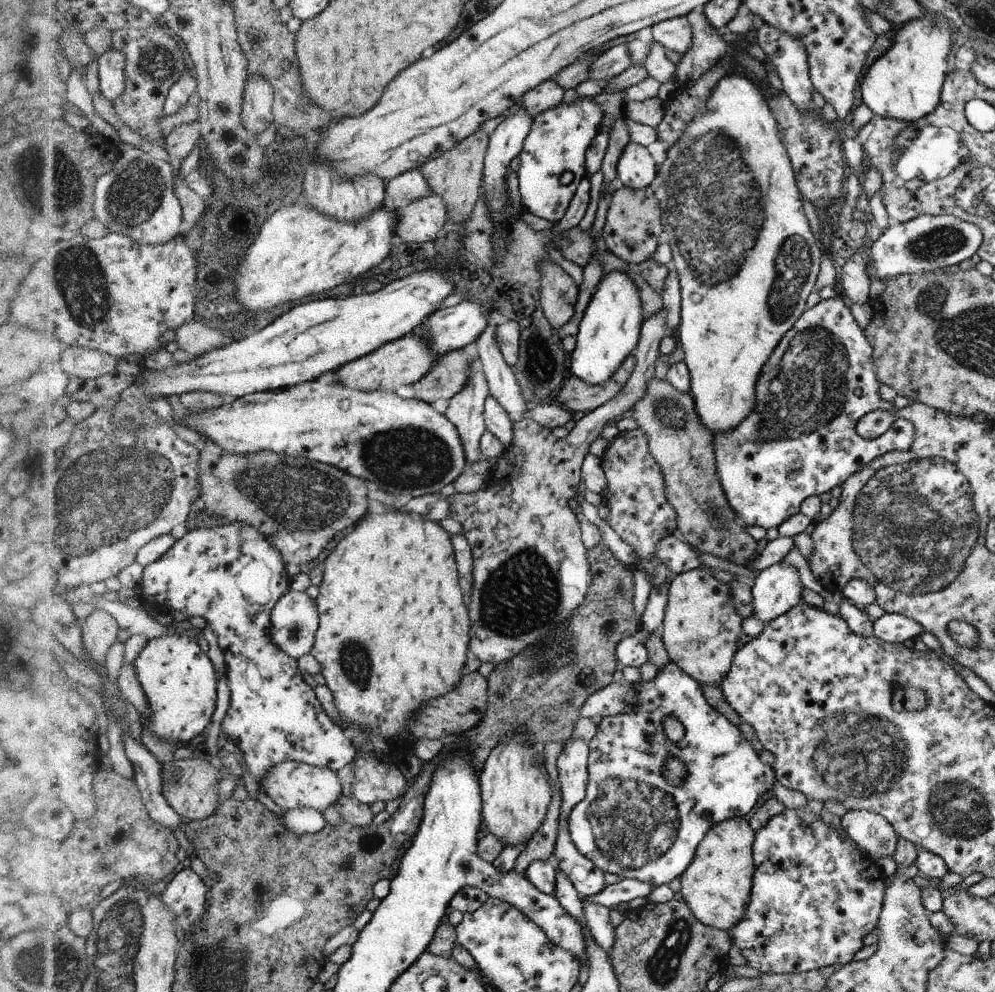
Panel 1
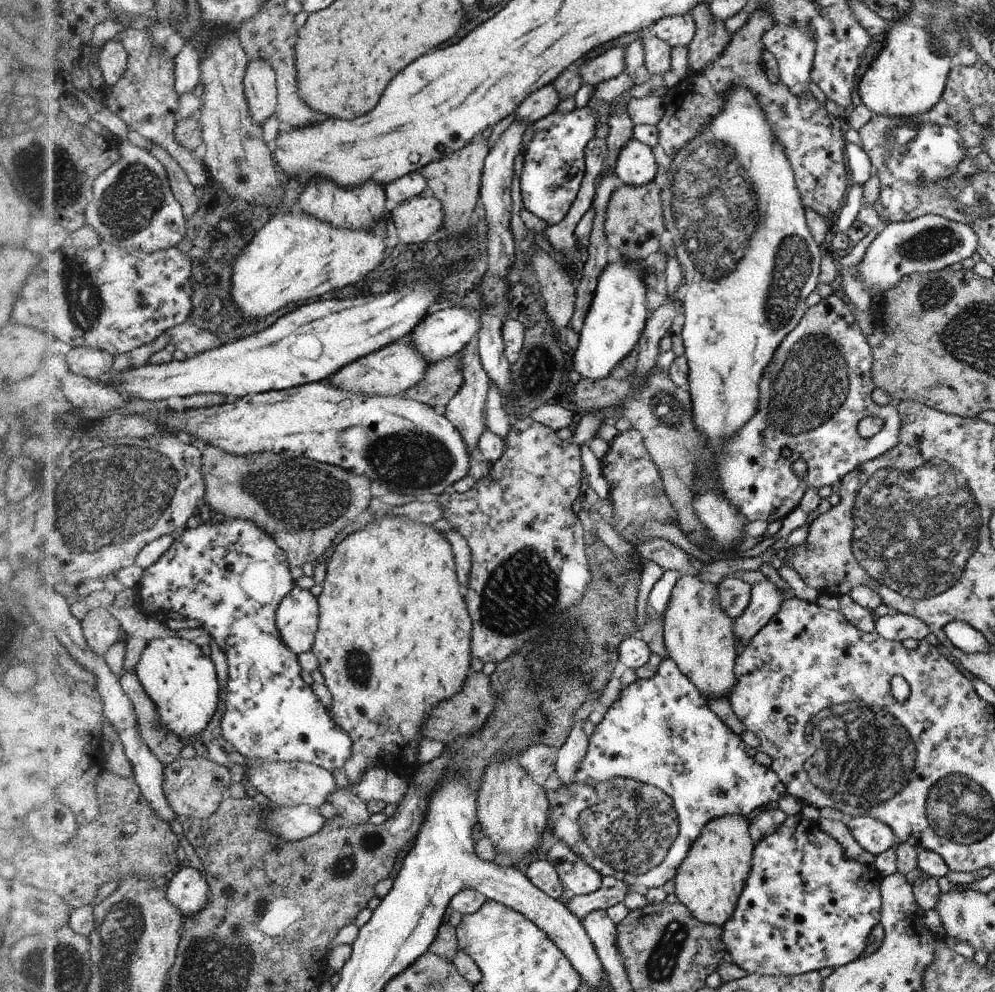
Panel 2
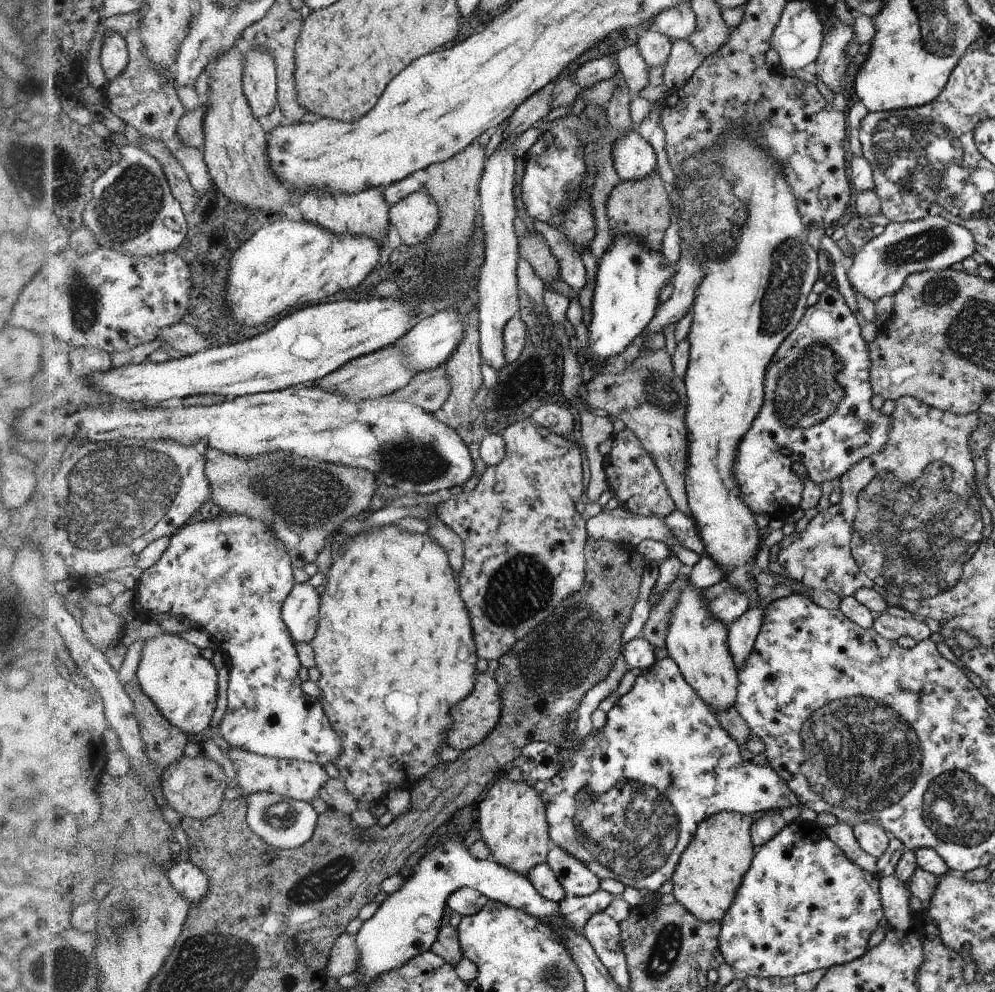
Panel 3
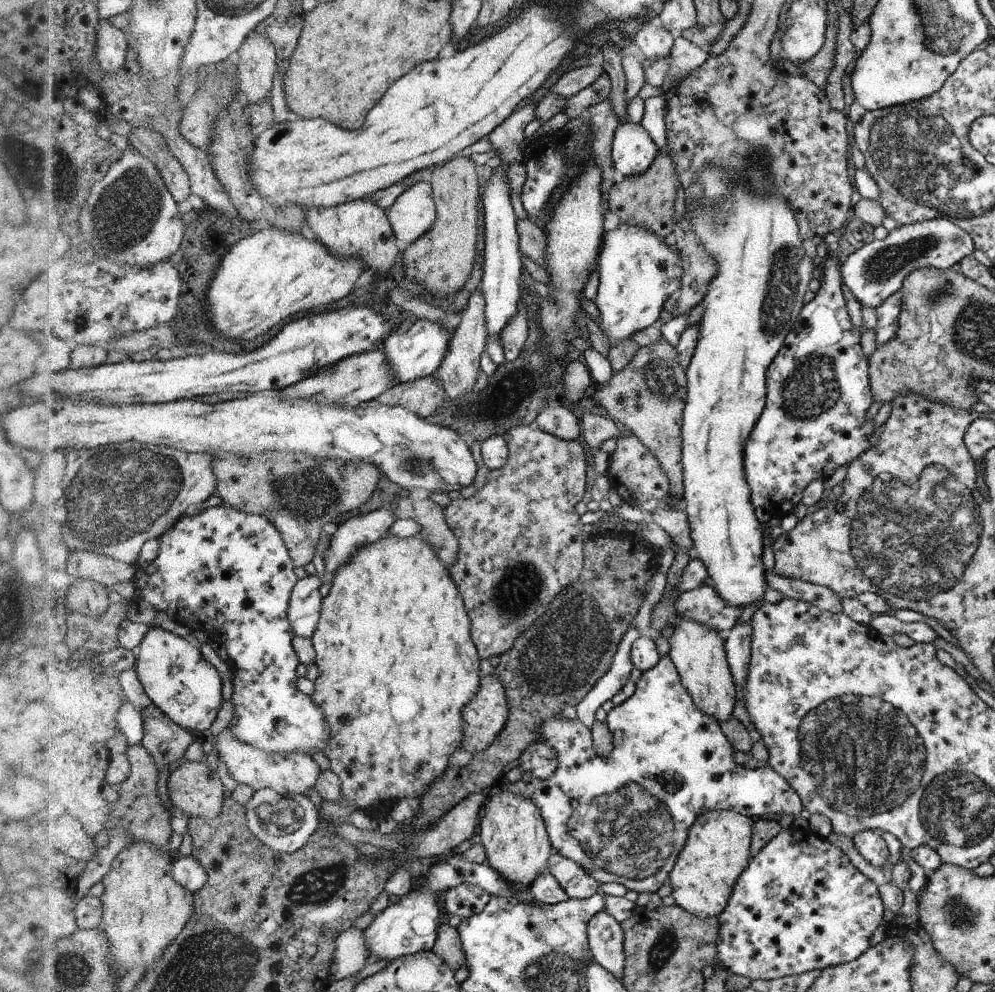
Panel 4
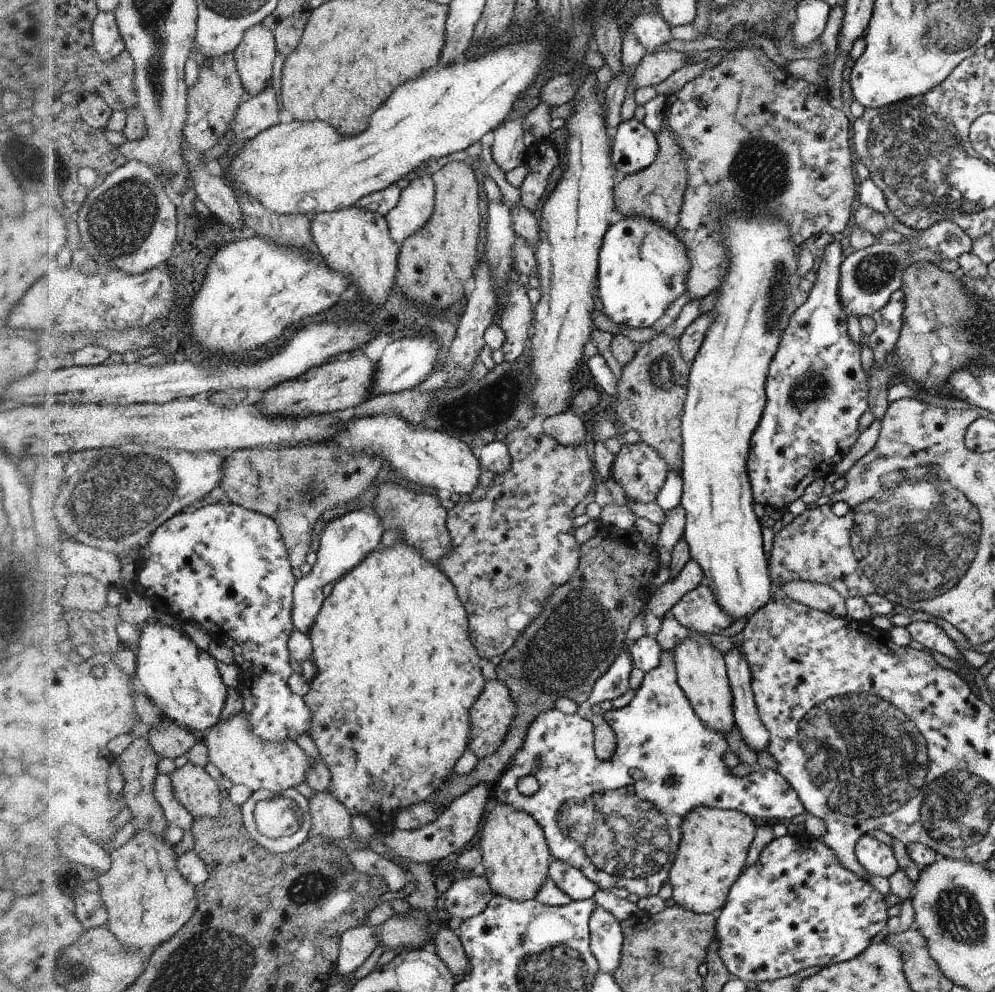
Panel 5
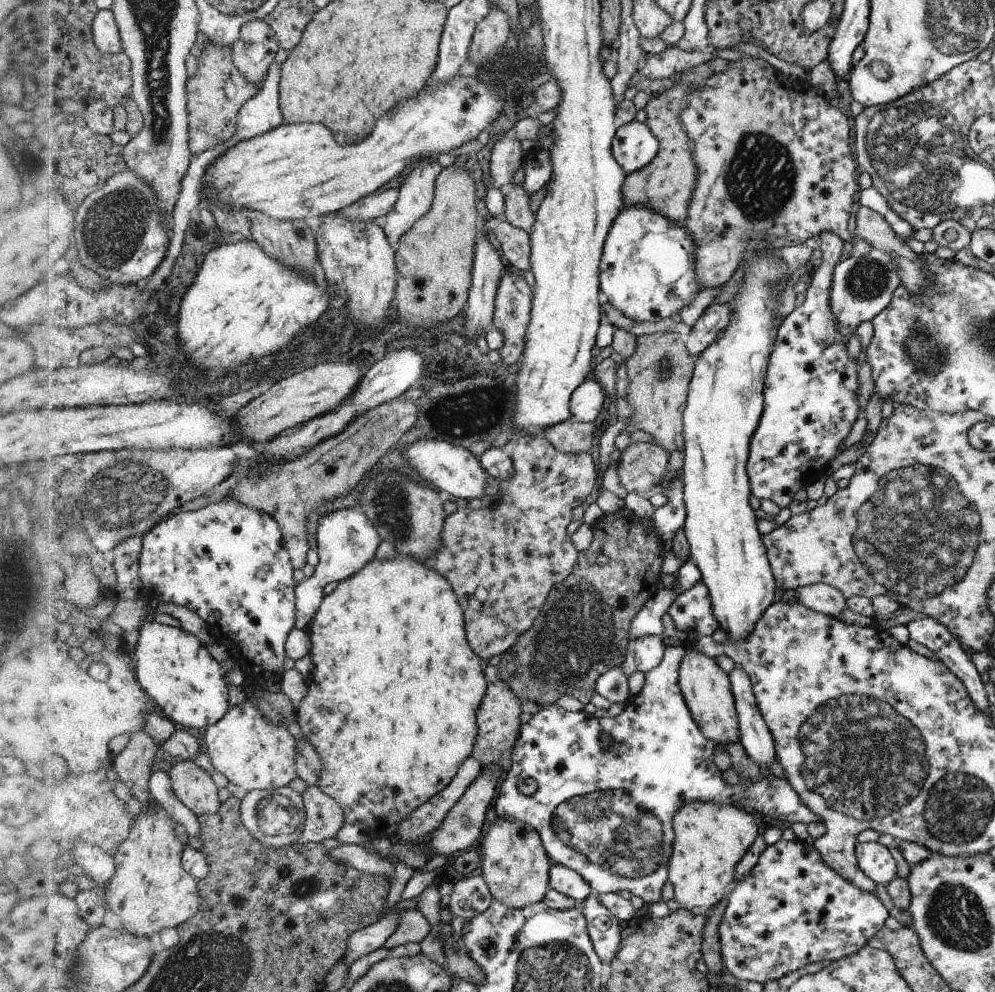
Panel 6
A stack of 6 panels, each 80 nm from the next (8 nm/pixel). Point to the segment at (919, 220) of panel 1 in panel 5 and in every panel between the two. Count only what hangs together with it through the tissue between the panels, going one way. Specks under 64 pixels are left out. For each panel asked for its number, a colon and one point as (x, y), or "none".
2: (930, 243)
3: (931, 244)
4: (876, 271)
5: (870, 276)

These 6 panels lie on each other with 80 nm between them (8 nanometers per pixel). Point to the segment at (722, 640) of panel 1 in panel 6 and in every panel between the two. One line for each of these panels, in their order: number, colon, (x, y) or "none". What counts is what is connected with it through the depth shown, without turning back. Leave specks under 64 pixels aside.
2: (699, 637)
3: (699, 644)
4: (699, 653)
5: (702, 671)
6: (707, 689)

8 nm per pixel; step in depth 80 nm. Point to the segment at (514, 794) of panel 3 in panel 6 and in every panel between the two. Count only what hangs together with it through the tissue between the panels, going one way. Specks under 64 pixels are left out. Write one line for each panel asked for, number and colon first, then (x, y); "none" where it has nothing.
4: (512, 830)
5: (514, 847)
6: (515, 864)

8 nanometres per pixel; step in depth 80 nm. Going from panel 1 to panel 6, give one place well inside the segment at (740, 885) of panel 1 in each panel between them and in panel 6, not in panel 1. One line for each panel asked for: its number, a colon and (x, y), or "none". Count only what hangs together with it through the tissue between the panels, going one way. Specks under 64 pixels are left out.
2: (711, 880)
3: (706, 881)
4: (718, 851)
5: (712, 854)
6: (711, 838)

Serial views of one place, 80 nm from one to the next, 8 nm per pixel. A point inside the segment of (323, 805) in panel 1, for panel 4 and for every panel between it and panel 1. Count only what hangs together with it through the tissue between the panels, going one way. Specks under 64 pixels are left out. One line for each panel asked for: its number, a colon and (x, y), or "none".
2: (289, 784)
3: (302, 781)
4: (296, 773)

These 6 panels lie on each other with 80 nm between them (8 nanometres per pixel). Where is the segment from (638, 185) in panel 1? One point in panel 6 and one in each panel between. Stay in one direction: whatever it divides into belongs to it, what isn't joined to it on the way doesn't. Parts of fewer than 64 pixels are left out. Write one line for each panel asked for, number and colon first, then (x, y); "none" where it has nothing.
2: (635, 166)
3: (633, 159)
4: (633, 151)
5: (634, 148)
6: (635, 145)

